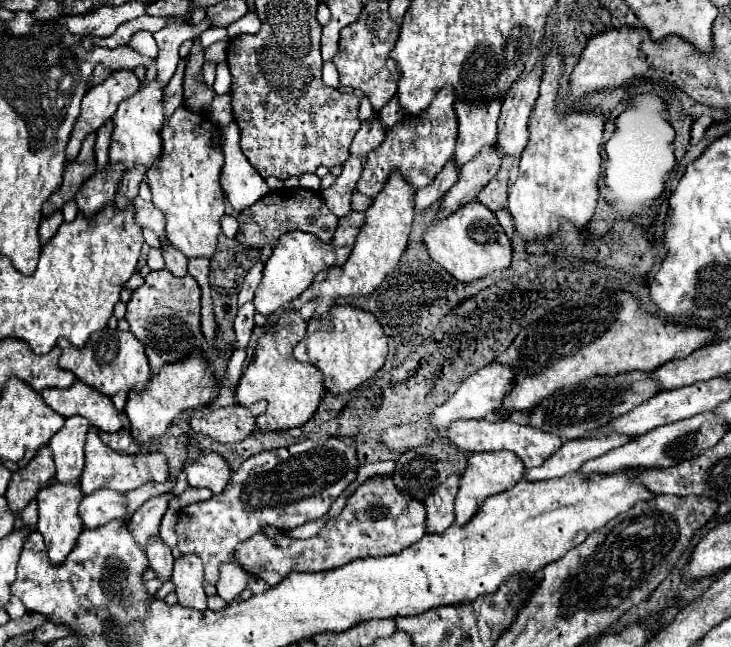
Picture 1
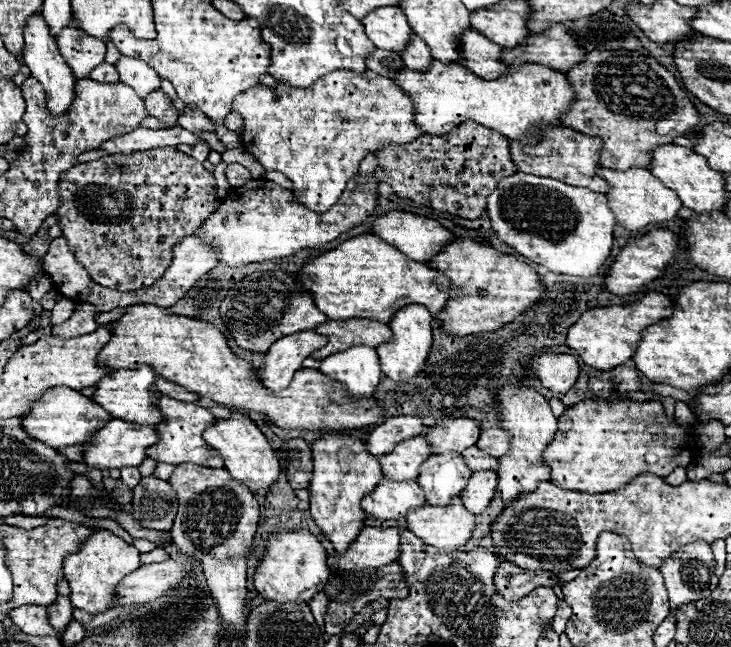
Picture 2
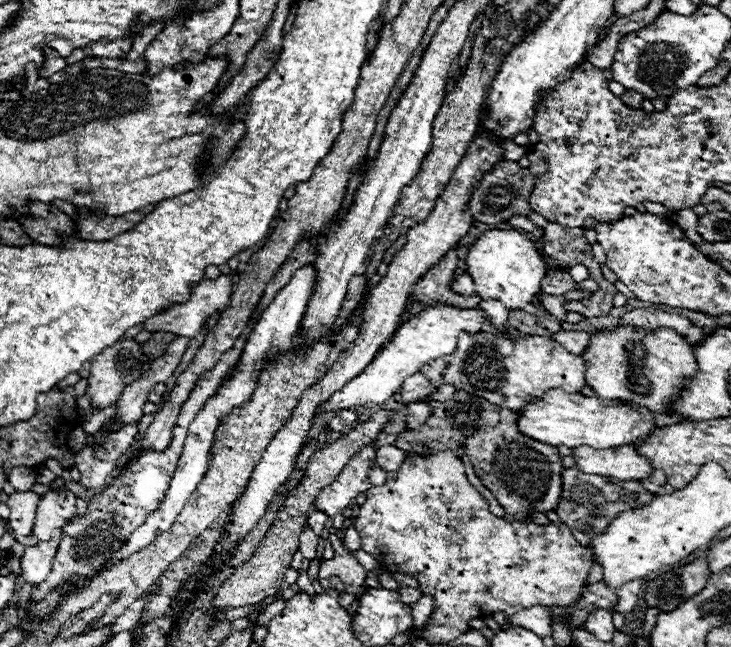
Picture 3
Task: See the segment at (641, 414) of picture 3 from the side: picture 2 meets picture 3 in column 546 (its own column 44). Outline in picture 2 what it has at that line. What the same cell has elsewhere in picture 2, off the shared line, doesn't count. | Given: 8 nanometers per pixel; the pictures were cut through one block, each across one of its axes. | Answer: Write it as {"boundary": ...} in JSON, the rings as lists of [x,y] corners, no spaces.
{"boundary":[[[50,388],[38,400],[34,400],[30,412],[20,416],[20,424],[34,440],[40,440],[52,448],[60,448],[88,442],[90,436],[94,436],[100,428],[104,428],[106,422],[110,422],[110,418],[112,416],[108,416],[108,412],[104,412],[104,408],[100,408],[100,404],[92,402],[88,396],[72,392],[70,388]]]}

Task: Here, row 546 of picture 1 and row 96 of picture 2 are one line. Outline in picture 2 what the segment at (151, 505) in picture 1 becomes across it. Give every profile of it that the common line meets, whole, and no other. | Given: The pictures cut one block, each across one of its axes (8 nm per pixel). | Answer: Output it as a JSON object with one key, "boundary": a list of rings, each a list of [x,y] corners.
{"boundary":[[[120,56],[114,66],[120,74],[120,82],[132,86],[140,98],[146,98],[150,92],[160,88],[160,76],[154,72],[154,68],[144,64],[144,60]]]}

